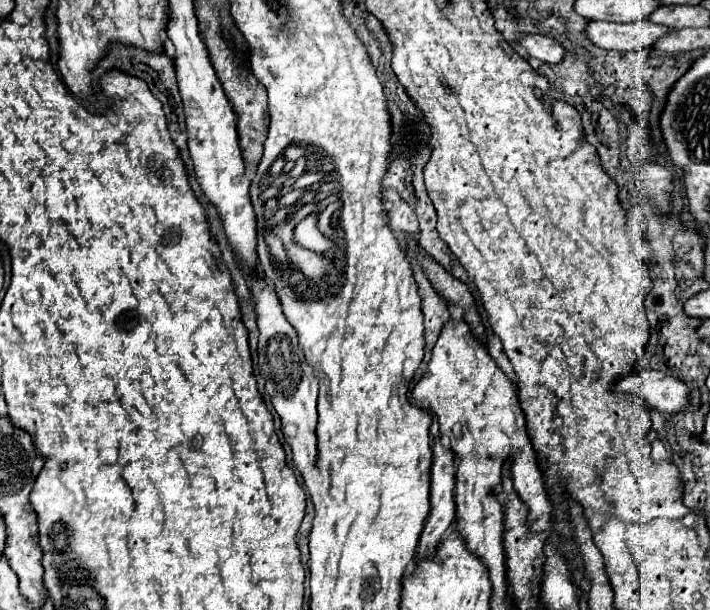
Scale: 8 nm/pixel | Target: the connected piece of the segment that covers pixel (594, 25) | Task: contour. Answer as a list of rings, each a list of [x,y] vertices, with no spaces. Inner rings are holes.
[[[640,20],[630,24],[590,22],[586,32],[588,38],[604,50],[628,52],[628,50],[644,50],[654,46],[662,36],[670,32],[670,28],[654,24],[650,20]]]

